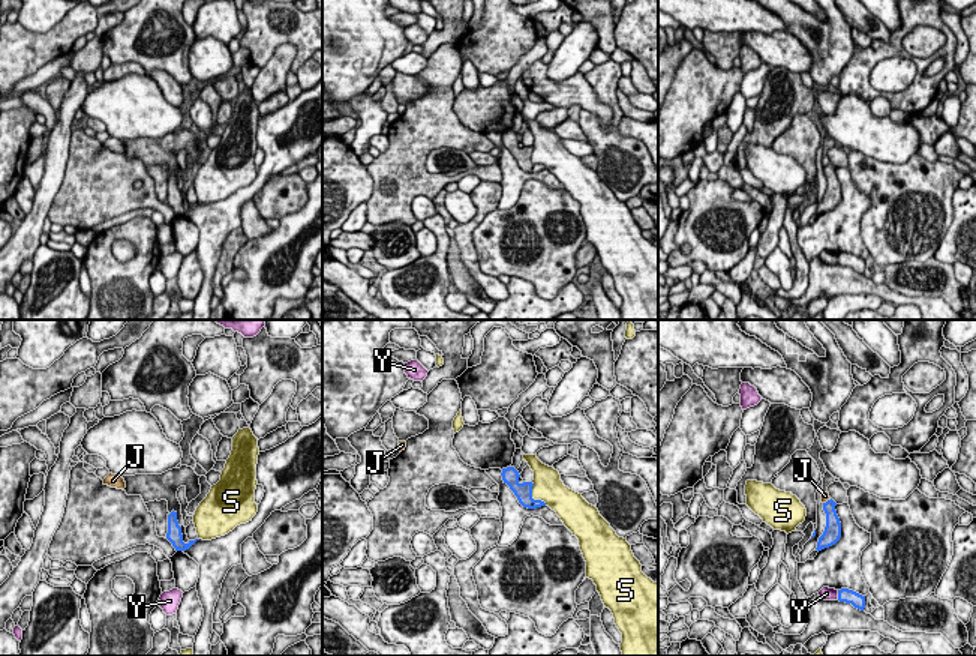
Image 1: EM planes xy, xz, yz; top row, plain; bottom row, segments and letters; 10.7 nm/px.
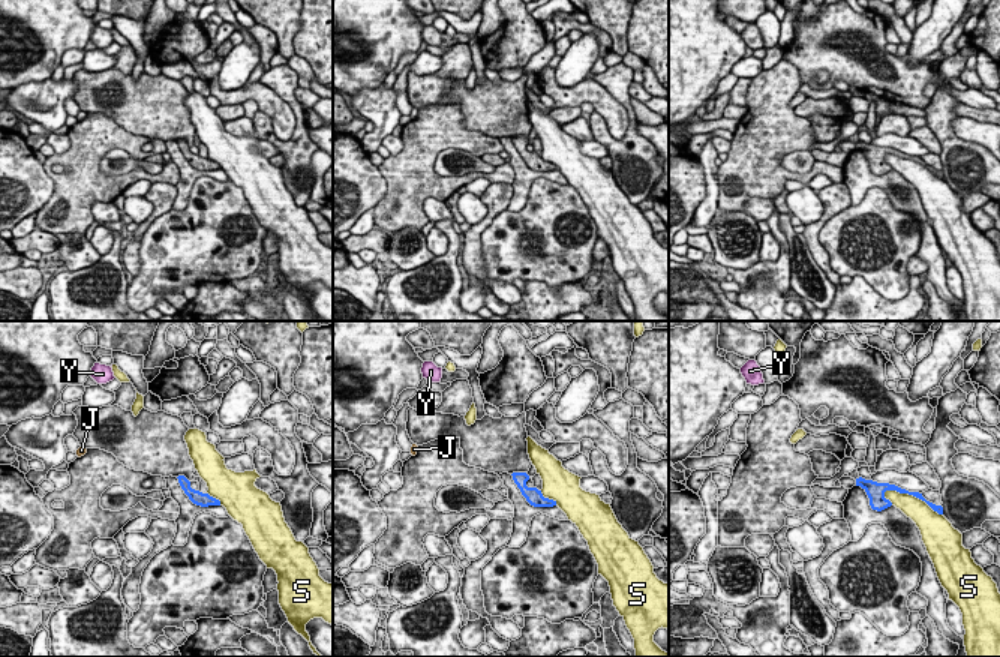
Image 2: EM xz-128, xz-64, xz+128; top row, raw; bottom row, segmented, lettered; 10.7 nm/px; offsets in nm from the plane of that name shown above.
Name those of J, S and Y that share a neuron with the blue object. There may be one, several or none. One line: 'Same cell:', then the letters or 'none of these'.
Same cell: none of these

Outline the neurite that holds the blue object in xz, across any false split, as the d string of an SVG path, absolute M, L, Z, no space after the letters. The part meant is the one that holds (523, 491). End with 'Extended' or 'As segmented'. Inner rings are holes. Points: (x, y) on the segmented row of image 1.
M514 467L502 468L501 476L504 483L510 486L510 489L514 492L523 507L537 509L546 506L544 501L532 498L532 482L519 482L520 474Z. As segmented

